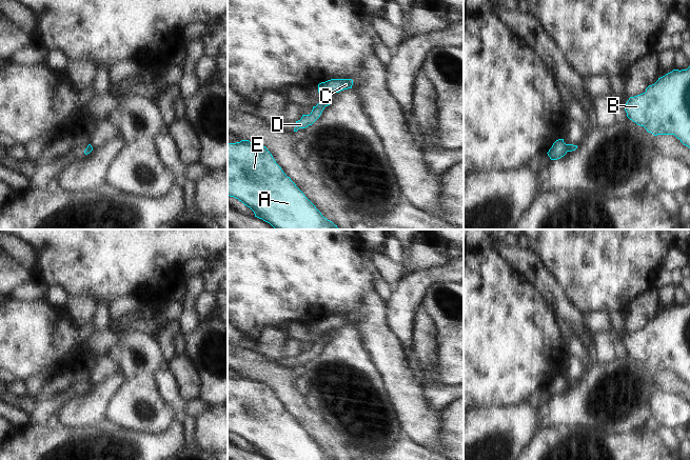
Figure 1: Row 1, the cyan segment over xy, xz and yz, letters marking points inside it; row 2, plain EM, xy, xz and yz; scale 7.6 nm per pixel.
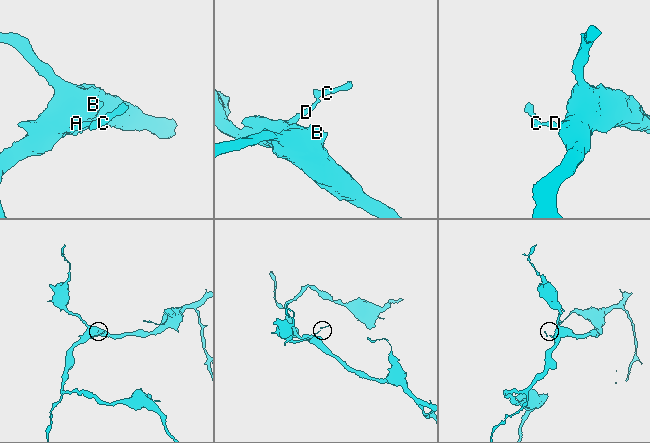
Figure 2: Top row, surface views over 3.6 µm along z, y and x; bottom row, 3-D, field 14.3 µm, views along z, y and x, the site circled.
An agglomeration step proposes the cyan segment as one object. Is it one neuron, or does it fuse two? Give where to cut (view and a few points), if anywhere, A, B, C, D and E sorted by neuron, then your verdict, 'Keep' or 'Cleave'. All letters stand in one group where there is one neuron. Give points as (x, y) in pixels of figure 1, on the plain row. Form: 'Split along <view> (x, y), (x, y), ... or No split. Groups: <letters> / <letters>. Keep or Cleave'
Split along xz (323, 332), (327, 334). Groups: A B D E / C. Cleave

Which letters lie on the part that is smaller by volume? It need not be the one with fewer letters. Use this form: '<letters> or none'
C

